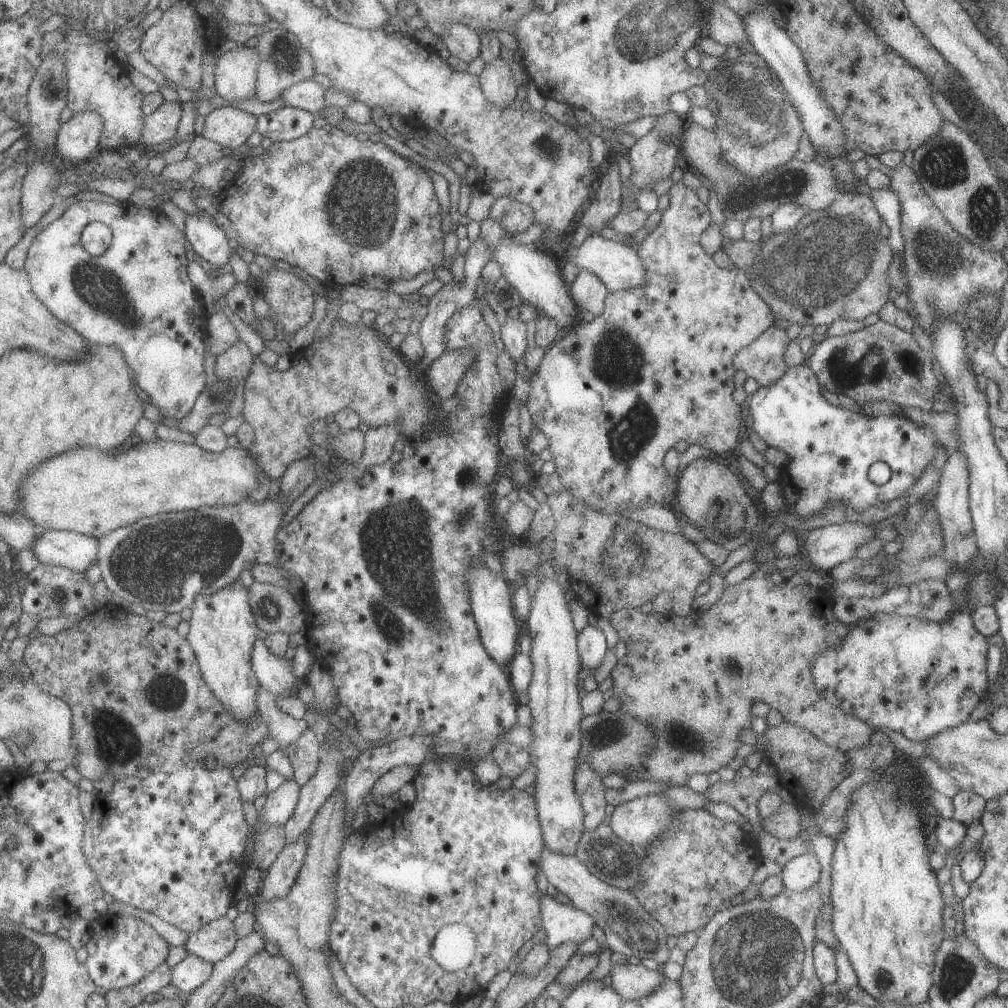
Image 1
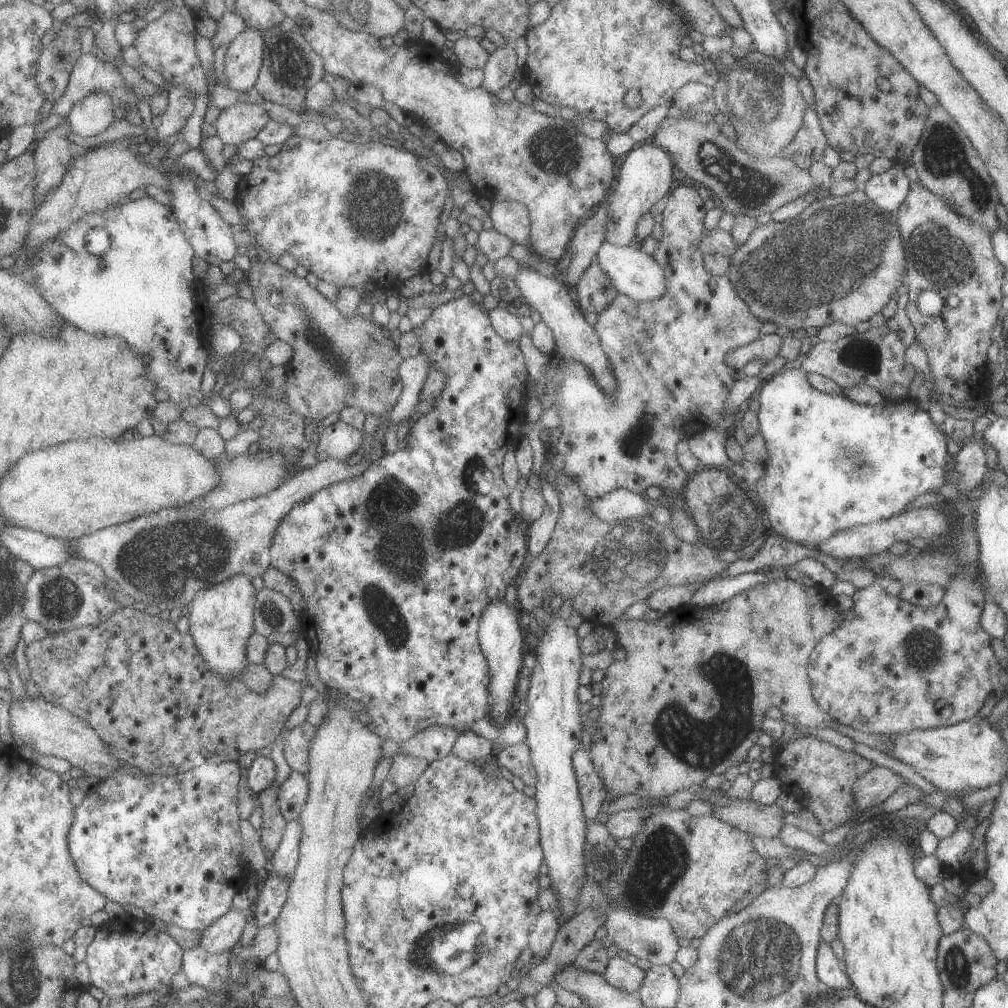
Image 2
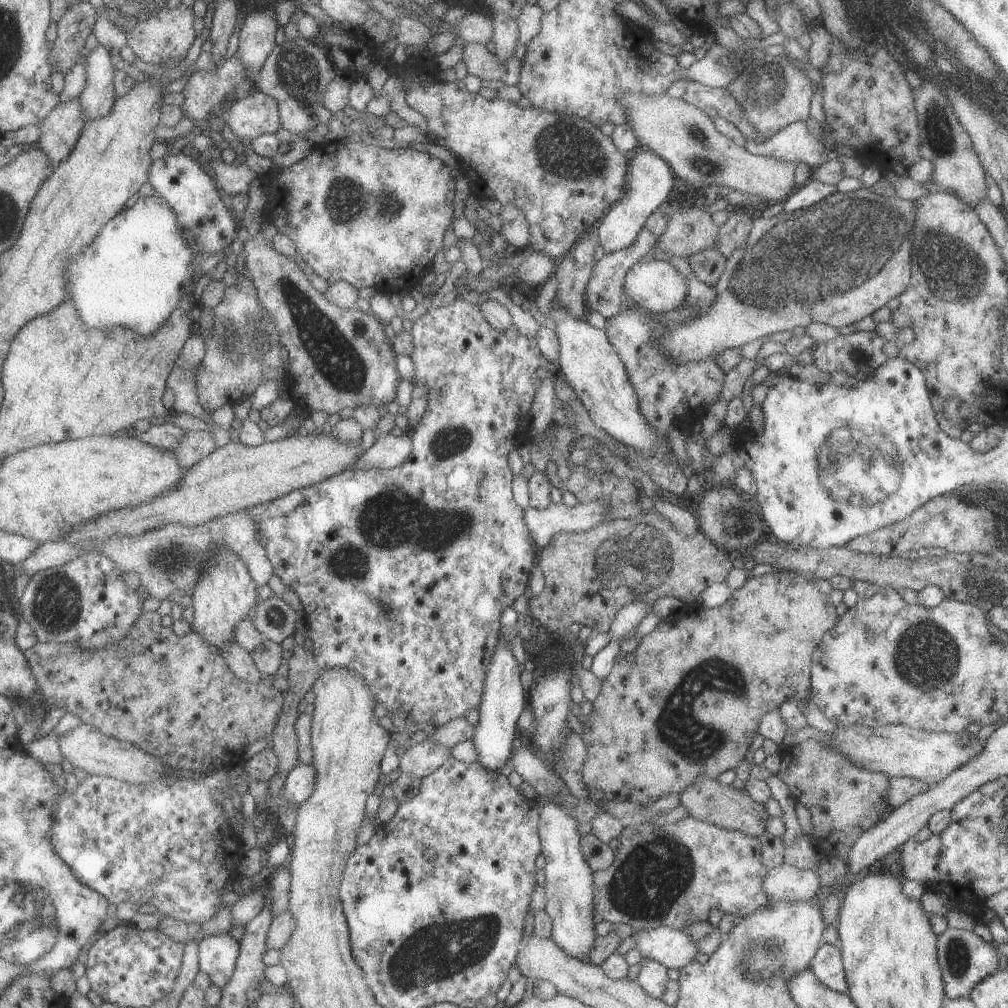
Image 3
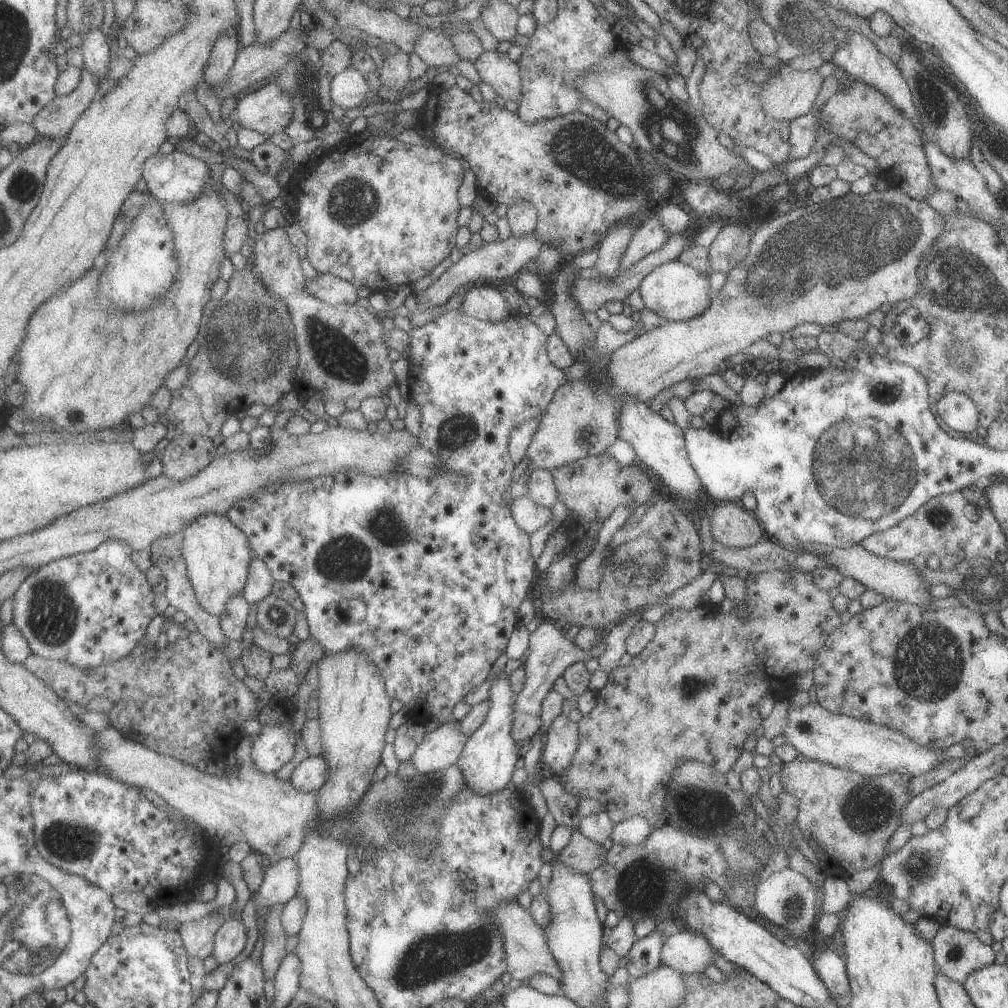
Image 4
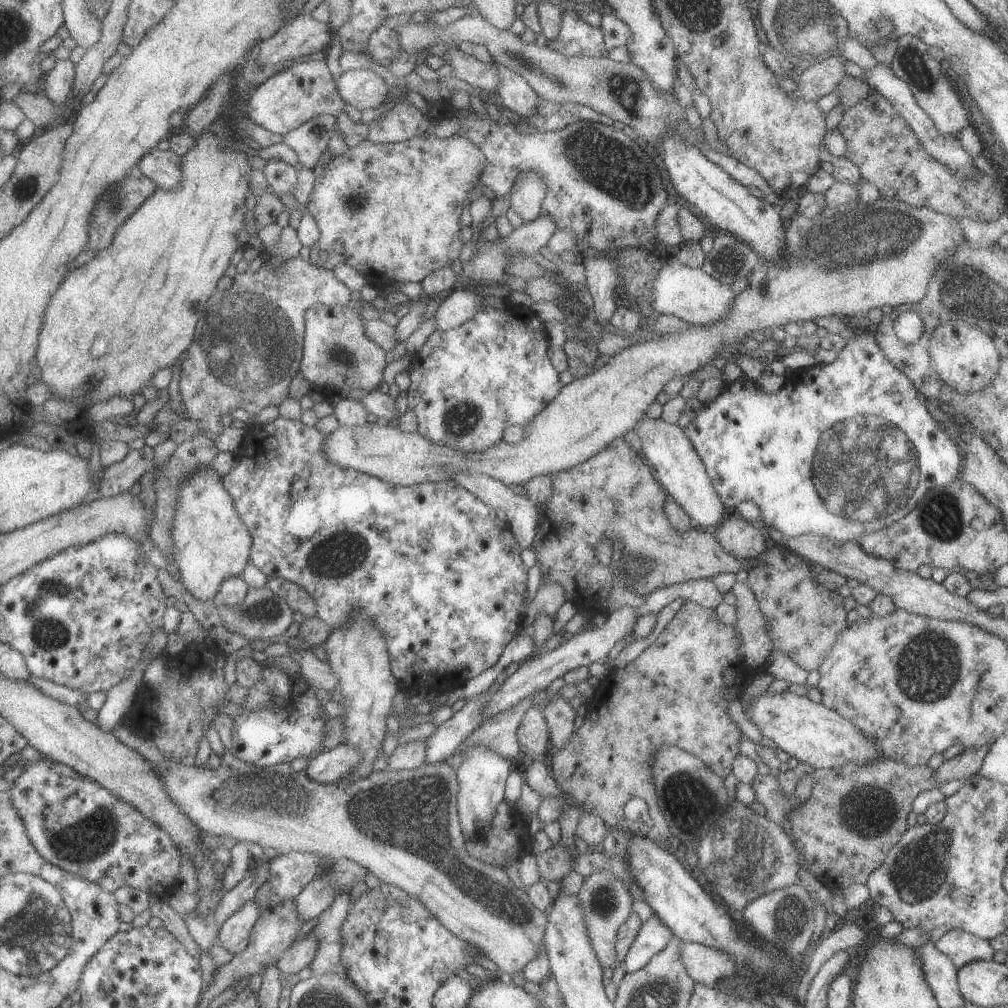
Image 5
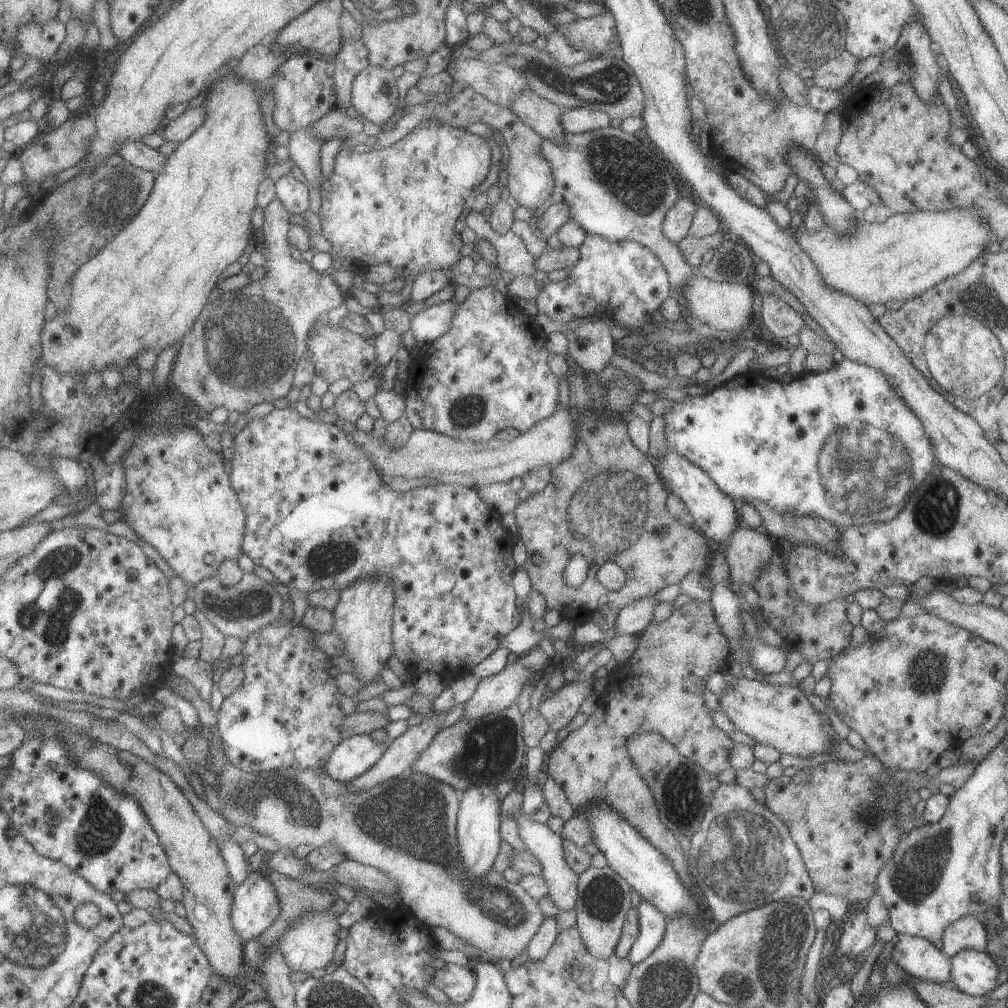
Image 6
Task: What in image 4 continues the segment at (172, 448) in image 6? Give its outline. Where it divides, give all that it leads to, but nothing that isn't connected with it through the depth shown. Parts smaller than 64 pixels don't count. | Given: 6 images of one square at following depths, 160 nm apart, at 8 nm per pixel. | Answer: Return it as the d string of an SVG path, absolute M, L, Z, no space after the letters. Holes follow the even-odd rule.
M209 513L191 519L181 530L179 549L196 601L205 612L222 615L227 599L247 584L252 557L246 536L225 514Z

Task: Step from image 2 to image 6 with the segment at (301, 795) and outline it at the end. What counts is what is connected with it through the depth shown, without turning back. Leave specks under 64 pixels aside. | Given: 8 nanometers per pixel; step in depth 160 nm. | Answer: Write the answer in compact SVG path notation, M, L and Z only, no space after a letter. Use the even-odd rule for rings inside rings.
M368 734L353 735L331 751L322 769L334 780L346 783L369 770L390 745L387 738L380 744Z

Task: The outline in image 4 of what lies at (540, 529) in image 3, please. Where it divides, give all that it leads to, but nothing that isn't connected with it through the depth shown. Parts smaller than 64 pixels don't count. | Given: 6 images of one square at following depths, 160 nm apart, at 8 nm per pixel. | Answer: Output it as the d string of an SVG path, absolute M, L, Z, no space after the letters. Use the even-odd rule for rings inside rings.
M527 495L512 499L510 512L514 523L523 533L528 535L534 530L542 528L544 524L549 522L551 516L549 509L531 502Z

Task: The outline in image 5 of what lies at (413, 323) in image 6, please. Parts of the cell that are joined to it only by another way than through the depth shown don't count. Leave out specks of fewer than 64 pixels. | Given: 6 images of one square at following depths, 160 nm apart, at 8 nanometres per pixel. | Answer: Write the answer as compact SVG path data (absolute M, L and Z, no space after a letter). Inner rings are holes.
M471 290L452 291L432 316L435 328L438 330L449 330L449 328L460 326L473 316L481 306L482 293L474 294Z

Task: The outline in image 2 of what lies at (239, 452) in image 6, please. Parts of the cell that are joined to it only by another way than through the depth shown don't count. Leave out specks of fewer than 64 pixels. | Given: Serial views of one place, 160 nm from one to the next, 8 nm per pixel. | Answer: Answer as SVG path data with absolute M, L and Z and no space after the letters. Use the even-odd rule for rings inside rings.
M462 294L447 302L441 302L432 309L428 319L412 328L411 332L420 344L420 352L426 354L430 370L434 368L445 375L445 384L434 398L433 407L412 418L405 447L393 453L385 453L359 476L321 487L321 490L293 504L274 528L269 547L271 566L295 582L301 598L305 601L303 613L300 615L301 629L309 650L315 655L318 677L327 689L346 694L351 700L360 702L361 707L365 706L366 710L363 712L367 712L372 718L367 726L382 740L388 738L402 743L417 731L431 725L453 727L464 733L469 731L468 726L474 720L488 718L488 664L479 646L479 619L492 599L503 598L501 583L515 586L516 579L527 564L525 526L508 502L511 490L502 479L500 468L508 448L515 448L519 442L507 432L513 418L513 408L507 394L521 394L526 390L526 381L529 378L518 341L503 340L493 330L487 311L483 305Z

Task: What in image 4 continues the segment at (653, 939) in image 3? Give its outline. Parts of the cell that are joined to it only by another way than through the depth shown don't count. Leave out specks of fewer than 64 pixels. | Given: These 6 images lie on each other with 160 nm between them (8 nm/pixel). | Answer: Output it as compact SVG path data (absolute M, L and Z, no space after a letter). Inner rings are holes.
M684 929L665 939L660 950L660 962L685 975L701 975L707 966L714 965L714 950L701 935Z

